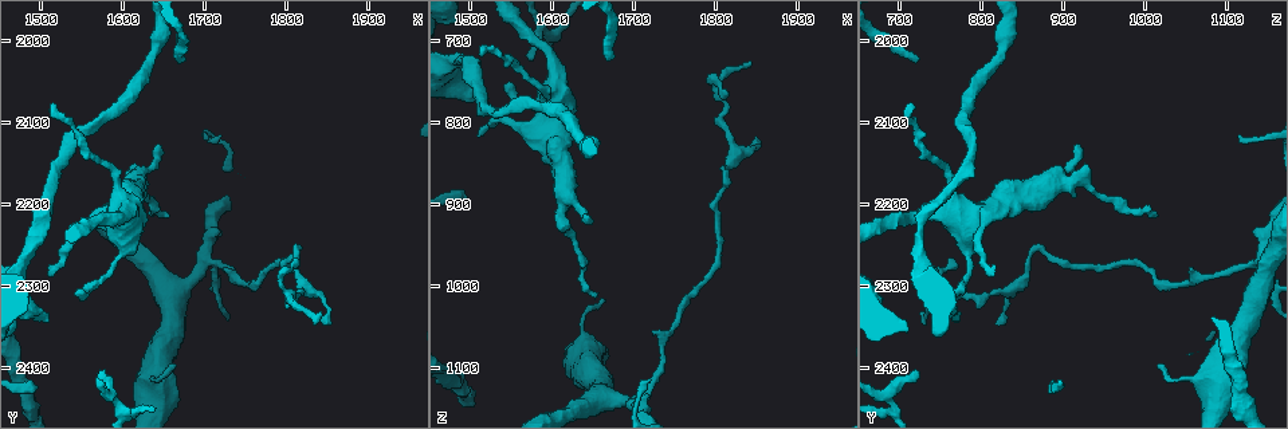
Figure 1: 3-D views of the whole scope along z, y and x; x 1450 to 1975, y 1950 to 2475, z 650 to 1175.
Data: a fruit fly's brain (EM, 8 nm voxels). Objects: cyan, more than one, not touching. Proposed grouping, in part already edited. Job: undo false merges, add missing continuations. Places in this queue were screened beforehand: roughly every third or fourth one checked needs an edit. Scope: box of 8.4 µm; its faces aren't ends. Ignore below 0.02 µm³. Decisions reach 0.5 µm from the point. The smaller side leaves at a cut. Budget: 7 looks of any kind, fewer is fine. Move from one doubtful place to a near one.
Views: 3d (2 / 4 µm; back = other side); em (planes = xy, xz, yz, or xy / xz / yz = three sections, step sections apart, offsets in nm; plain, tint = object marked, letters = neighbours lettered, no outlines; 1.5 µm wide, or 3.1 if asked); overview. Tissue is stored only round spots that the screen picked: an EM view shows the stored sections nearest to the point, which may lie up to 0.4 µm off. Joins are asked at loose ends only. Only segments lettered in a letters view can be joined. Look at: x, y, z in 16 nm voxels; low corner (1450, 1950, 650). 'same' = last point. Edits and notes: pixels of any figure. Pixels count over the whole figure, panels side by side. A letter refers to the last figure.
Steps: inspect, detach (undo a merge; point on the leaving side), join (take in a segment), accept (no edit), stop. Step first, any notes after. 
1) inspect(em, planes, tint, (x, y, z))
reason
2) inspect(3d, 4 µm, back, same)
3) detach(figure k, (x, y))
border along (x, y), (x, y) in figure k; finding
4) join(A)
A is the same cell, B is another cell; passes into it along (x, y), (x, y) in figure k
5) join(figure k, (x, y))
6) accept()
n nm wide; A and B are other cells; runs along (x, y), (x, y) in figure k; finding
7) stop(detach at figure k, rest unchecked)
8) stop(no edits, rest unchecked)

inspect(em, xy, step 4, letters, (1665, 2400, 1020))
free end

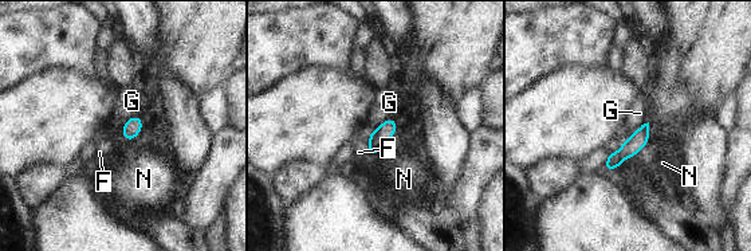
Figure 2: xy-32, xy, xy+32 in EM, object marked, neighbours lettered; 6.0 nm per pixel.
accept()
G touches over 200 nm; F, G and N are other cells; runs along (645, 128), (608, 167) in figure 2; none of them fits

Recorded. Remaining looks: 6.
inspect(em, xy, step 4, letters, (1650, 2215, 1015))
an open end

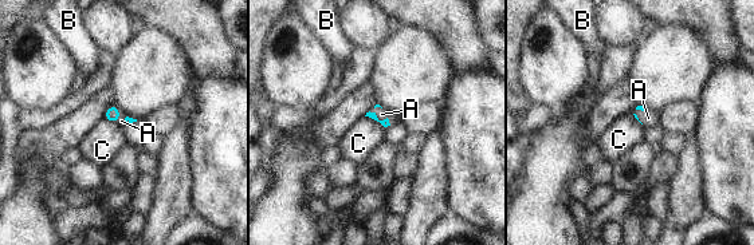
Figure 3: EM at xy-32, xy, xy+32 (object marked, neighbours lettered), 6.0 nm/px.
join(A)
A is the same cell, B and C are other cells; passes into it along (385, 122), (381, 121), (381, 114) in figure 3; it goes on there

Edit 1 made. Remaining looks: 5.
inspect(3d, 4 µm, (1815, 2265, 765))
thin end

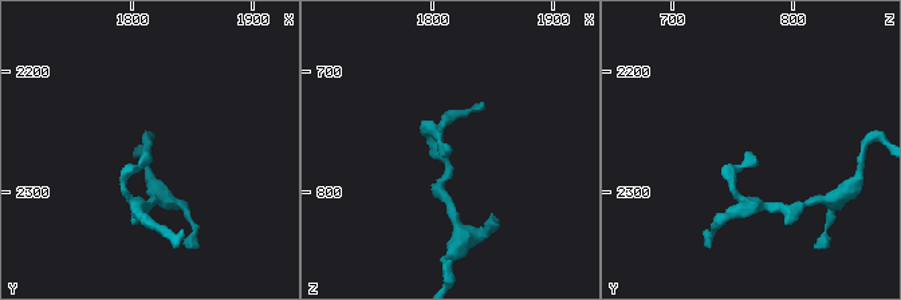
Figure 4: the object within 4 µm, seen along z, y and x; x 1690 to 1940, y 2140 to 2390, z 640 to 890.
inspect(em, yz, step 4, tint, (1814, 2268, 768))
shape alone is not enough

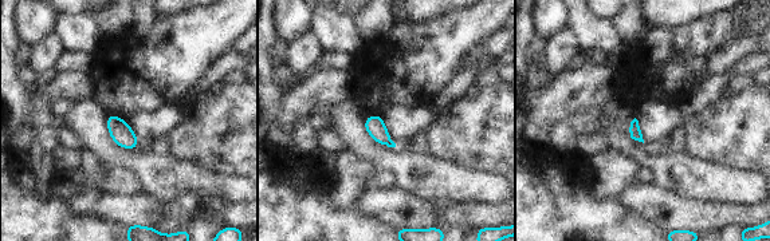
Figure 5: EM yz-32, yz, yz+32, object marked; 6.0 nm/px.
inspect(em, planes, letters, same)
another direction

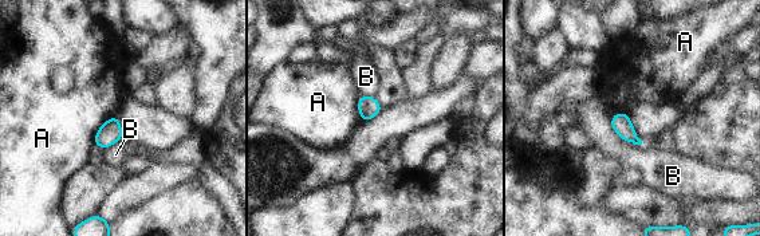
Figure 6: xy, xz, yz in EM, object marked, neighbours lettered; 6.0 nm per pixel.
accept()
A and B are other cells; border along (114, 114), (99, 128), (93, 142) in figure 6; no lettered segment goes on from it

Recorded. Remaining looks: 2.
stop(join at figure 3, rest unchecked)

